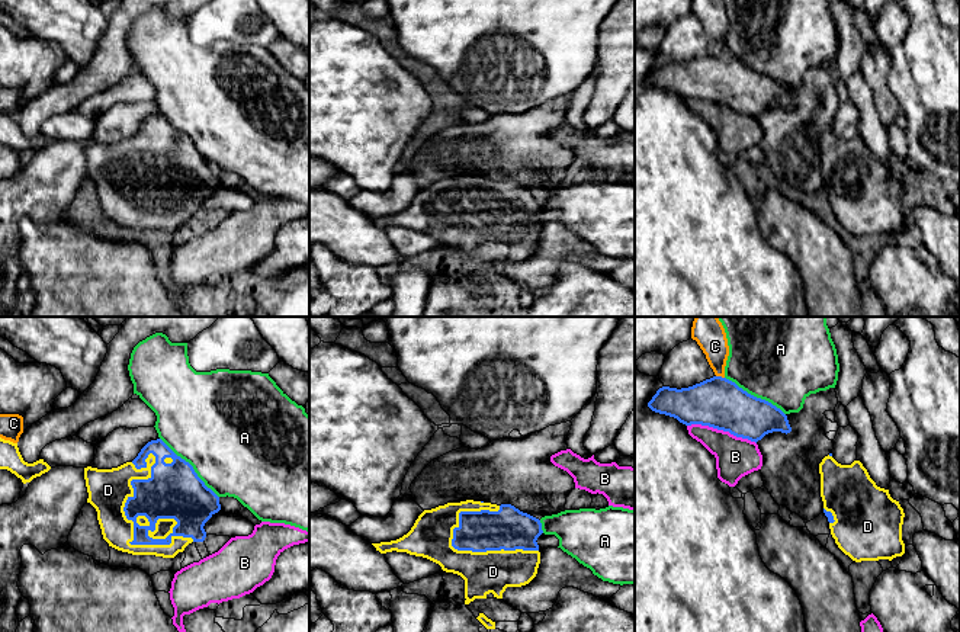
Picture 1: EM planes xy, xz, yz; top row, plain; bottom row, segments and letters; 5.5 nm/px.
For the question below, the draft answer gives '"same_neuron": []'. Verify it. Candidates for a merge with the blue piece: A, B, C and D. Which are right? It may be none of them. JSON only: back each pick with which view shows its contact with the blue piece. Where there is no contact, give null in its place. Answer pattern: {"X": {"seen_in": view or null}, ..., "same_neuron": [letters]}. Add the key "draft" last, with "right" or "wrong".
{"D": {"seen_in": "xy"}, "same_neuron": ["D"], "draft": "wrong"}

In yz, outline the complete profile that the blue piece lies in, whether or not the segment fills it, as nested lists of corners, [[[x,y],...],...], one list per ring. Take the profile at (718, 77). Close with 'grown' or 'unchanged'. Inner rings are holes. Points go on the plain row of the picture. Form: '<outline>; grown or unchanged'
[[[722,51],[681,64],[662,61],[648,81],[686,100],[709,100],[755,118],[773,106],[792,106],[780,83]]]; unchanged

